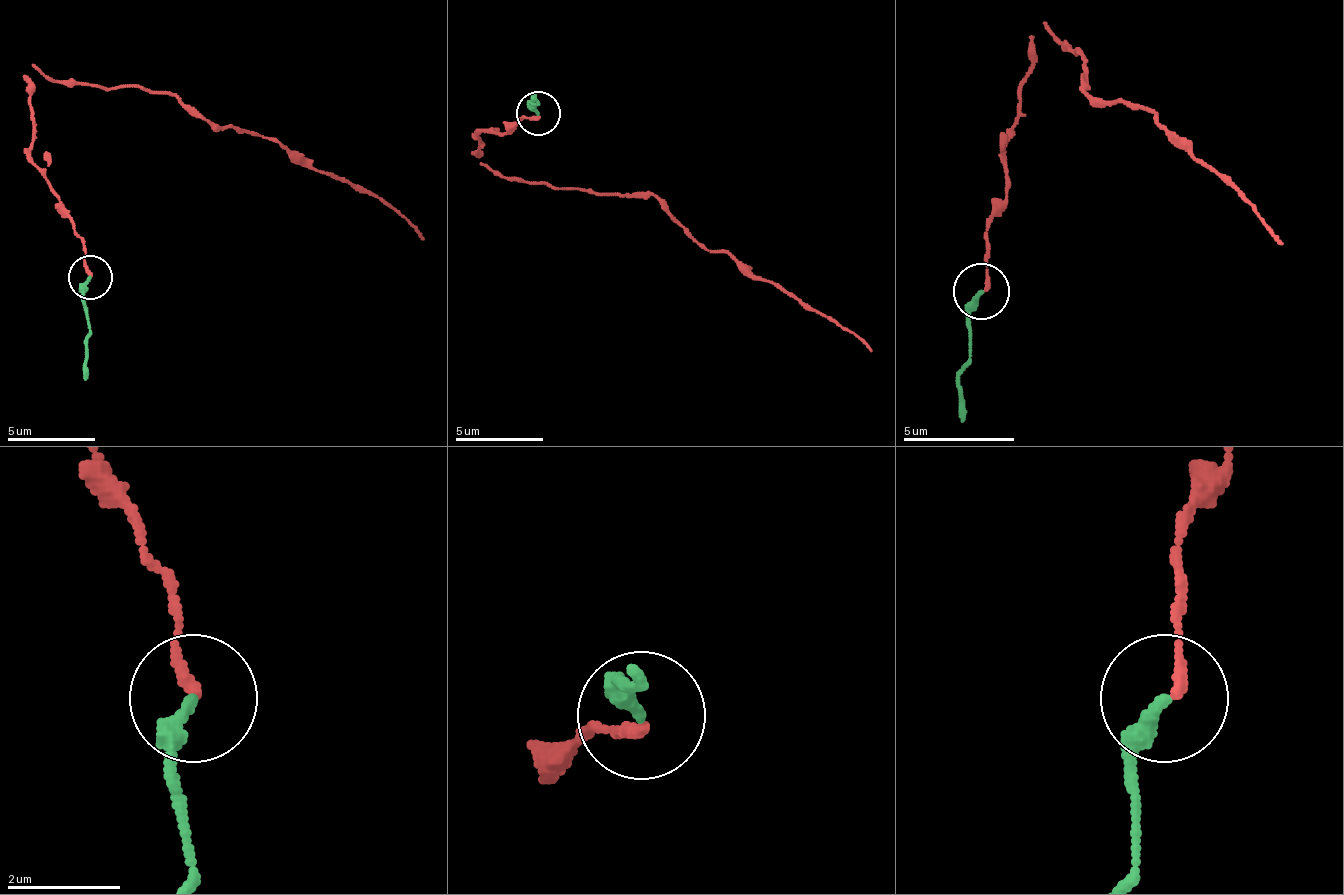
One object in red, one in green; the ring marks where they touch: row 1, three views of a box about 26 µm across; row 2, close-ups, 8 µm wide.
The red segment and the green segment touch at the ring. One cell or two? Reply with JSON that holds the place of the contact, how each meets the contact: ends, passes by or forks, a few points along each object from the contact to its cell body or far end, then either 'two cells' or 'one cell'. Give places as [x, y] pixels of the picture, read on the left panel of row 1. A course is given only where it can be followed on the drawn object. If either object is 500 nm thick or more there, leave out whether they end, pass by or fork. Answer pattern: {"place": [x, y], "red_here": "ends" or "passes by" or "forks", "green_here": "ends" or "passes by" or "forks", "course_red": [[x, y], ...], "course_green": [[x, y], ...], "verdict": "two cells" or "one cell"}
{"place": [90, 277], "red_here": "ends", "green_here": "ends", "course_red": [[89, 276], [75, 223], [31, 161], [31, 68], [75, 85], [168, 90], [385, 200], [425, 240]], "course_green": [[89, 276], [84, 298], [89, 333], [84, 342], [84, 382]], "verdict": "one cell"}

